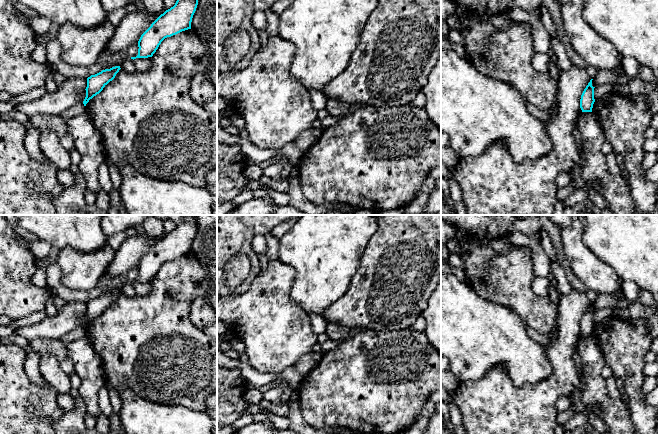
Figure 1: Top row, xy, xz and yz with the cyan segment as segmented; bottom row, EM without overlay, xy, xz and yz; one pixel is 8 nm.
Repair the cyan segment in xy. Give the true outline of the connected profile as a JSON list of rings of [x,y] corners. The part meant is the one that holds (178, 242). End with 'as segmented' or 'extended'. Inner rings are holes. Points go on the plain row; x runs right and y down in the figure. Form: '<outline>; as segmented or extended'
[[[182,215],[175,229],[161,238],[141,259],[138,279],[131,283],[152,281],[165,262],[191,253],[197,229],[198,222],[193,215]]]; as segmented

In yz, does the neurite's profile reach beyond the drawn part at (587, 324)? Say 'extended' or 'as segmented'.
as segmented

